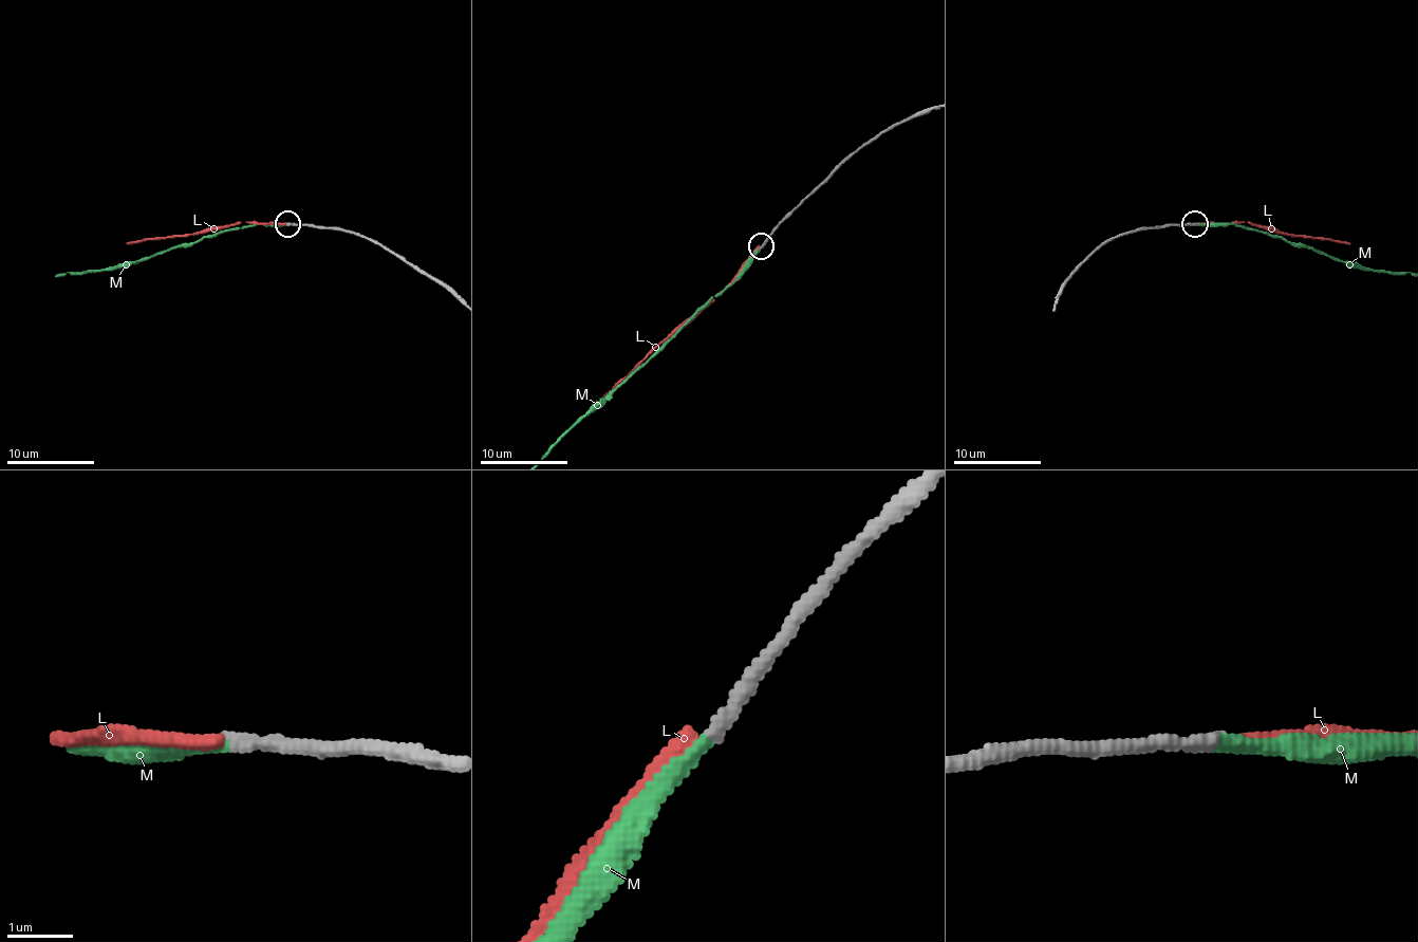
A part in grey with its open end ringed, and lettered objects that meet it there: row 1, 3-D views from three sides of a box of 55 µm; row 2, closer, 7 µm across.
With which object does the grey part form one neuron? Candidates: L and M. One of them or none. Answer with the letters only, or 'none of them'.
M

